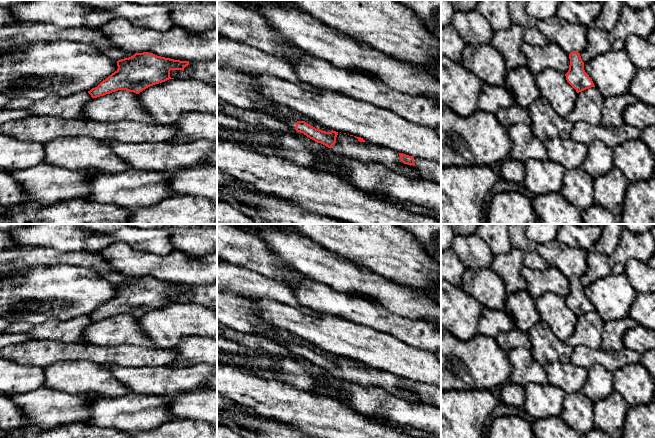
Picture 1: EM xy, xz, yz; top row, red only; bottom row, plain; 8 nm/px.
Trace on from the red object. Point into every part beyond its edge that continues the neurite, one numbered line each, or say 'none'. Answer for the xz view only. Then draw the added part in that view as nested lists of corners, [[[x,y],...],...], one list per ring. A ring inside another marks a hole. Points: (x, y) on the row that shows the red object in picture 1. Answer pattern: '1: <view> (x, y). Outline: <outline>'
1: xz (291, 123). Outline: [[[275,116],[275,117],[277,117],[280,121],[284,122],[291,129],[295,129],[295,126],[296,126],[296,122],[297,121],[295,121],[295,120],[288,120],[286,118],[280,118],[279,116]]]
2: xz (431, 170). Outline: [[[414,158],[414,163],[411,166],[417,169],[425,179],[441,183],[441,163],[422,158]]]

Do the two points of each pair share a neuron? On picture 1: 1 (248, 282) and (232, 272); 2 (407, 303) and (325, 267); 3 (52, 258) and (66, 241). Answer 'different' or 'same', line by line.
1: same
2: same
3: different

